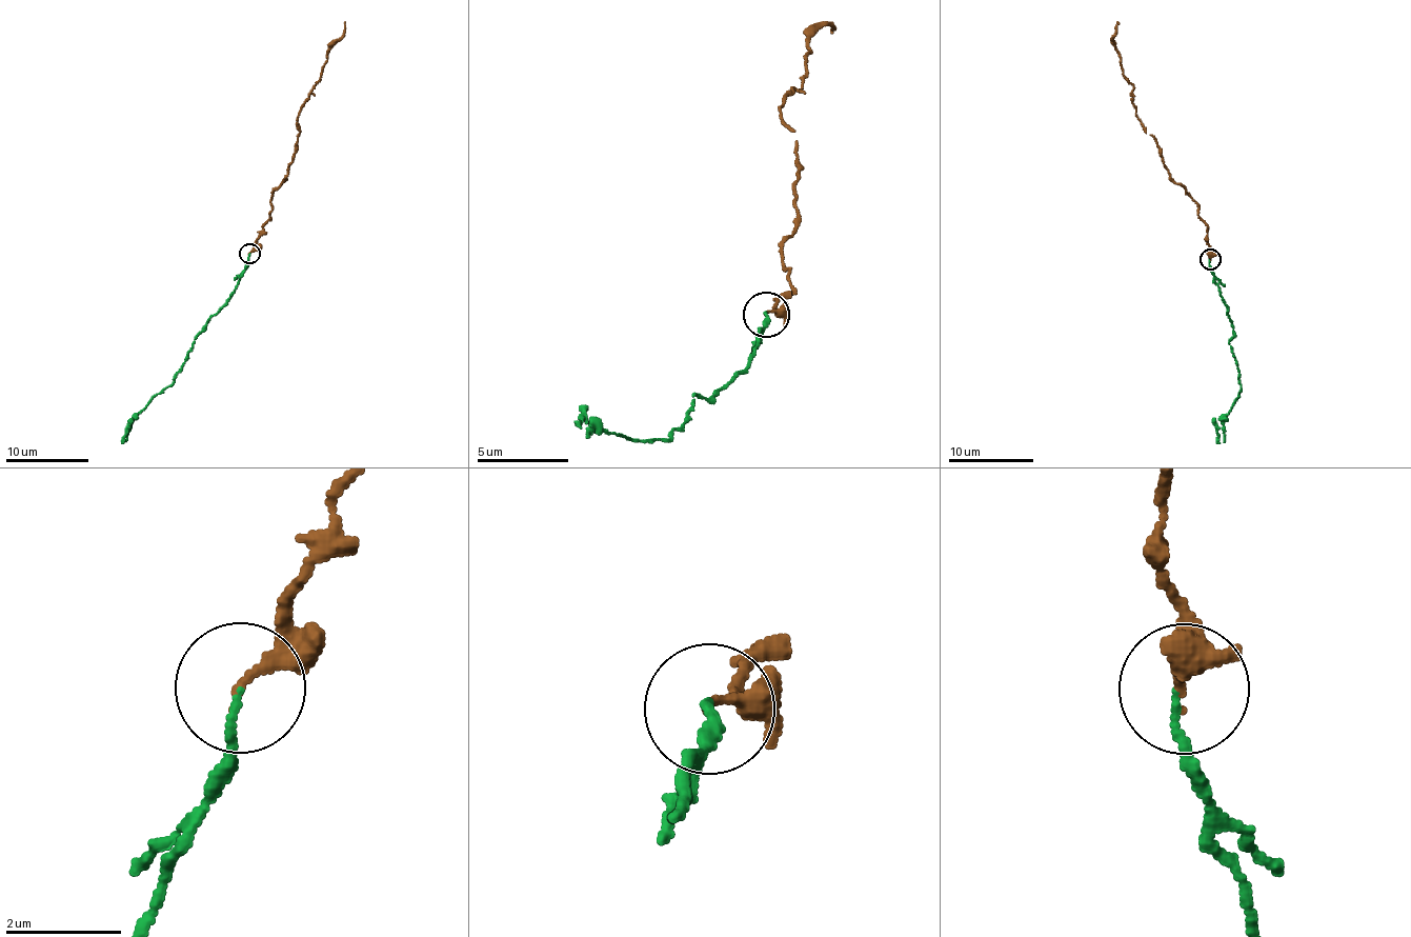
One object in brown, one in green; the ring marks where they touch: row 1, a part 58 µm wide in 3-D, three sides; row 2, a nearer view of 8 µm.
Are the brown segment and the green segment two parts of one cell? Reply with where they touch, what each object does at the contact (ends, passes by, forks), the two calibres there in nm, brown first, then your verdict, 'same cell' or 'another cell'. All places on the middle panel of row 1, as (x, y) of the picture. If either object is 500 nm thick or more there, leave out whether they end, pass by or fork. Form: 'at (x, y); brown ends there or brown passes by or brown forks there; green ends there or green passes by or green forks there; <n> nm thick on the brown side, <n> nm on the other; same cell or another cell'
at (766, 314); brown ends there; green ends there; 190 nm thick on the brown side, 110 nm on the other; same cell

